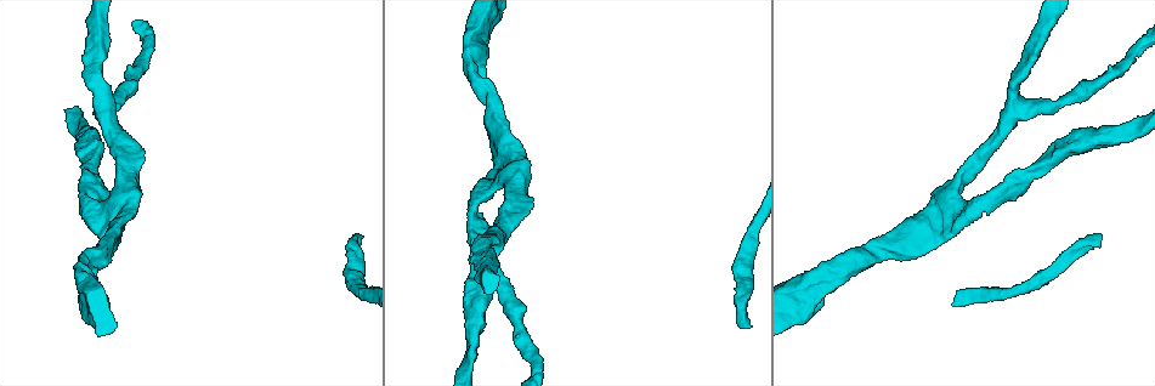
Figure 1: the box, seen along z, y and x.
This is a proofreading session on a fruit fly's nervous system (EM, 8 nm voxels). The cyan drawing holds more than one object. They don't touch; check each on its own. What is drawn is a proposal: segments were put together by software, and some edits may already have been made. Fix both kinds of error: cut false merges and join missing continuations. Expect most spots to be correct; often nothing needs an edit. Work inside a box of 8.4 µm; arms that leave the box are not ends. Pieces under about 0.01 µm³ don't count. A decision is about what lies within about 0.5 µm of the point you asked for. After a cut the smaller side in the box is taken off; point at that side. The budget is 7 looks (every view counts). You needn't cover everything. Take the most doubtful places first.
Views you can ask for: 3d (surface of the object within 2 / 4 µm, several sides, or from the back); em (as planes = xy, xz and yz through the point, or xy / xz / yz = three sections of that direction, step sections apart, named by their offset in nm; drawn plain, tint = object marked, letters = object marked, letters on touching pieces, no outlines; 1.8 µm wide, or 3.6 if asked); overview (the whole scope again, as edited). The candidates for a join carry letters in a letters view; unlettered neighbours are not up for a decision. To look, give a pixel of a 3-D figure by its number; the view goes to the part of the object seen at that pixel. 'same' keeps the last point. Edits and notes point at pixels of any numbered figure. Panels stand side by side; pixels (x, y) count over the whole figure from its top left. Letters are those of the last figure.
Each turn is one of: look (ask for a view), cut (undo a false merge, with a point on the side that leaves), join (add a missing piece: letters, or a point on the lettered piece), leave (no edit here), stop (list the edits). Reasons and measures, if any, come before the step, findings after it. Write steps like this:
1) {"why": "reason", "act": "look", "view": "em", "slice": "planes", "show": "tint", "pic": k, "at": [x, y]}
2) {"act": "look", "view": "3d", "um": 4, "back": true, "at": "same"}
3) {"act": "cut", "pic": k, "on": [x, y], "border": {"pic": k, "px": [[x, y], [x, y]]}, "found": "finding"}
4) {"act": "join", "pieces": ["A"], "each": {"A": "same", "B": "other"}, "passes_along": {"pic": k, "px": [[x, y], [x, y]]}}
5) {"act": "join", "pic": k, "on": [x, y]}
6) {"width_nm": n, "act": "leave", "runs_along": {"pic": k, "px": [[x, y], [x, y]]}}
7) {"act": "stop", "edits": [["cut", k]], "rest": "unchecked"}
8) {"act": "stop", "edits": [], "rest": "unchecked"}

{"why": "an open end", "act": "look", "view": "3d", "um": 2, "pic": 1, "at": [362, 238]}

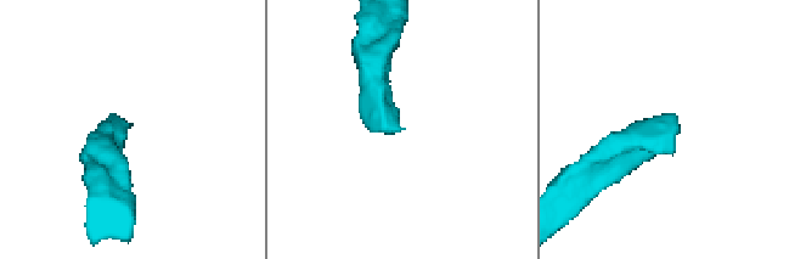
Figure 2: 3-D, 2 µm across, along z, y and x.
{"act": "look", "view": "em", "slice": "xz", "step": 4, "show": "tint", "pic": 2, "at": [399, 129]}

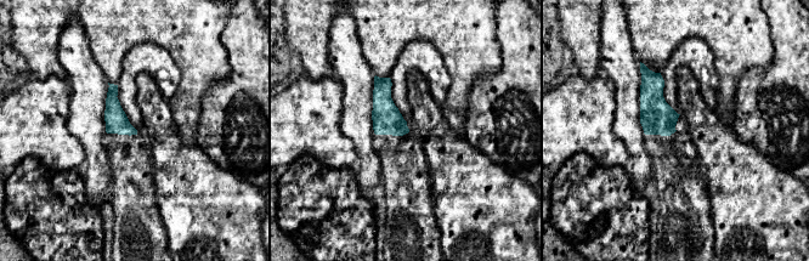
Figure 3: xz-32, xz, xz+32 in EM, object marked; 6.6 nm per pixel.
{"why": "cut it another way", "act": "look", "view": "em", "slice": "planes", "show": "letters", "at": "same"}

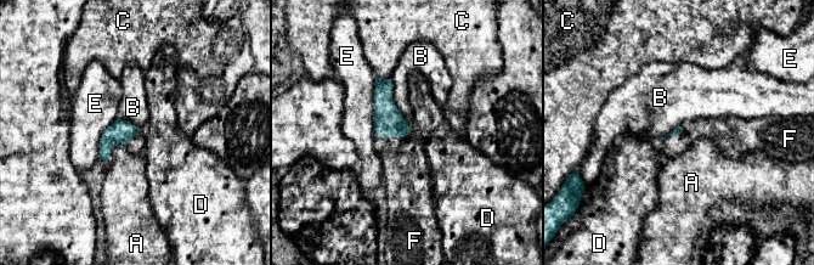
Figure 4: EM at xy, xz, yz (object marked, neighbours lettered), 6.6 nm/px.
{"act": "join", "pieces": ["F"], "each": {"A": "other", "B": "other", "C": "other", "D": "other", "E": "other", "F": "same"}, "found": "it goes on there"}

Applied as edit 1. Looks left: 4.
{"act": "look", "view": "overview"}

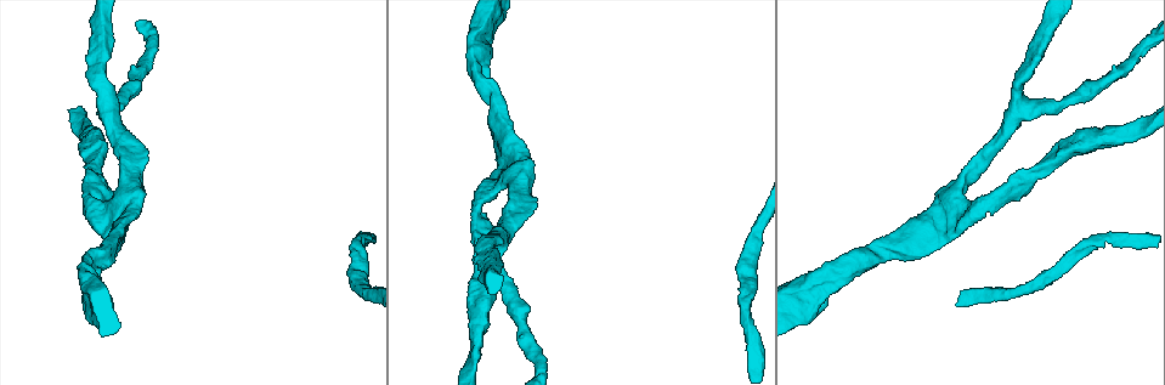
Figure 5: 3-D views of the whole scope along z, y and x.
{"why": "side arm on a straight run", "act": "look", "view": "3d", "um": 4, "pic": 5, "at": [121, 231]}

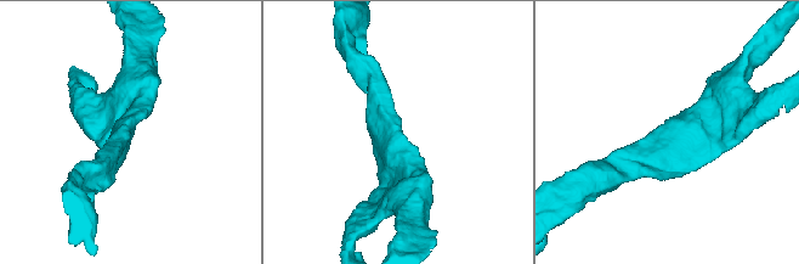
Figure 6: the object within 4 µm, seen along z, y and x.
{"arms": 3, "arm_widths_nm": [220, 320, 340], "why": "need the tissue", "act": "look", "view": "em", "slice": "planes", "show": "letters", "pic": 6, "at": [690, 133]}

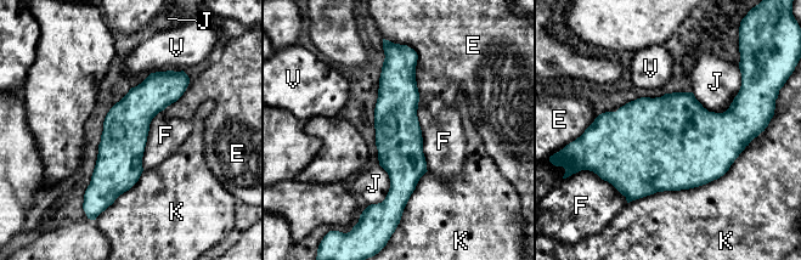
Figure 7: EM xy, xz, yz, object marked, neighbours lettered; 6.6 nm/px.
{"act": "leave", "each": {"E": "other", "F": "other", "J": "other", "K": "other", "V": "other"}, "runs_along": {"pic": 7, "px": [[393, 57], [398, 69], [402, 203]]}, "found": "all the same neuron"}

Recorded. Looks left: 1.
{"act": "stop", "edits": [["join", 4]], "rest": "unchecked"}

